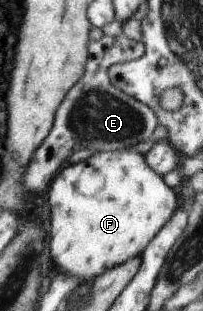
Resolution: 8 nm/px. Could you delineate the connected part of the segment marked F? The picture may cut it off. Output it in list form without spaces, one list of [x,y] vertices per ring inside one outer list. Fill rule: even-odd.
[[[132,149],[96,152],[85,162],[63,166],[51,181],[47,195],[51,204],[49,262],[51,266],[57,264],[57,270],[81,276],[83,280],[99,278],[103,272],[141,256],[180,207],[178,191],[165,184],[163,177],[147,166],[143,154]]]

